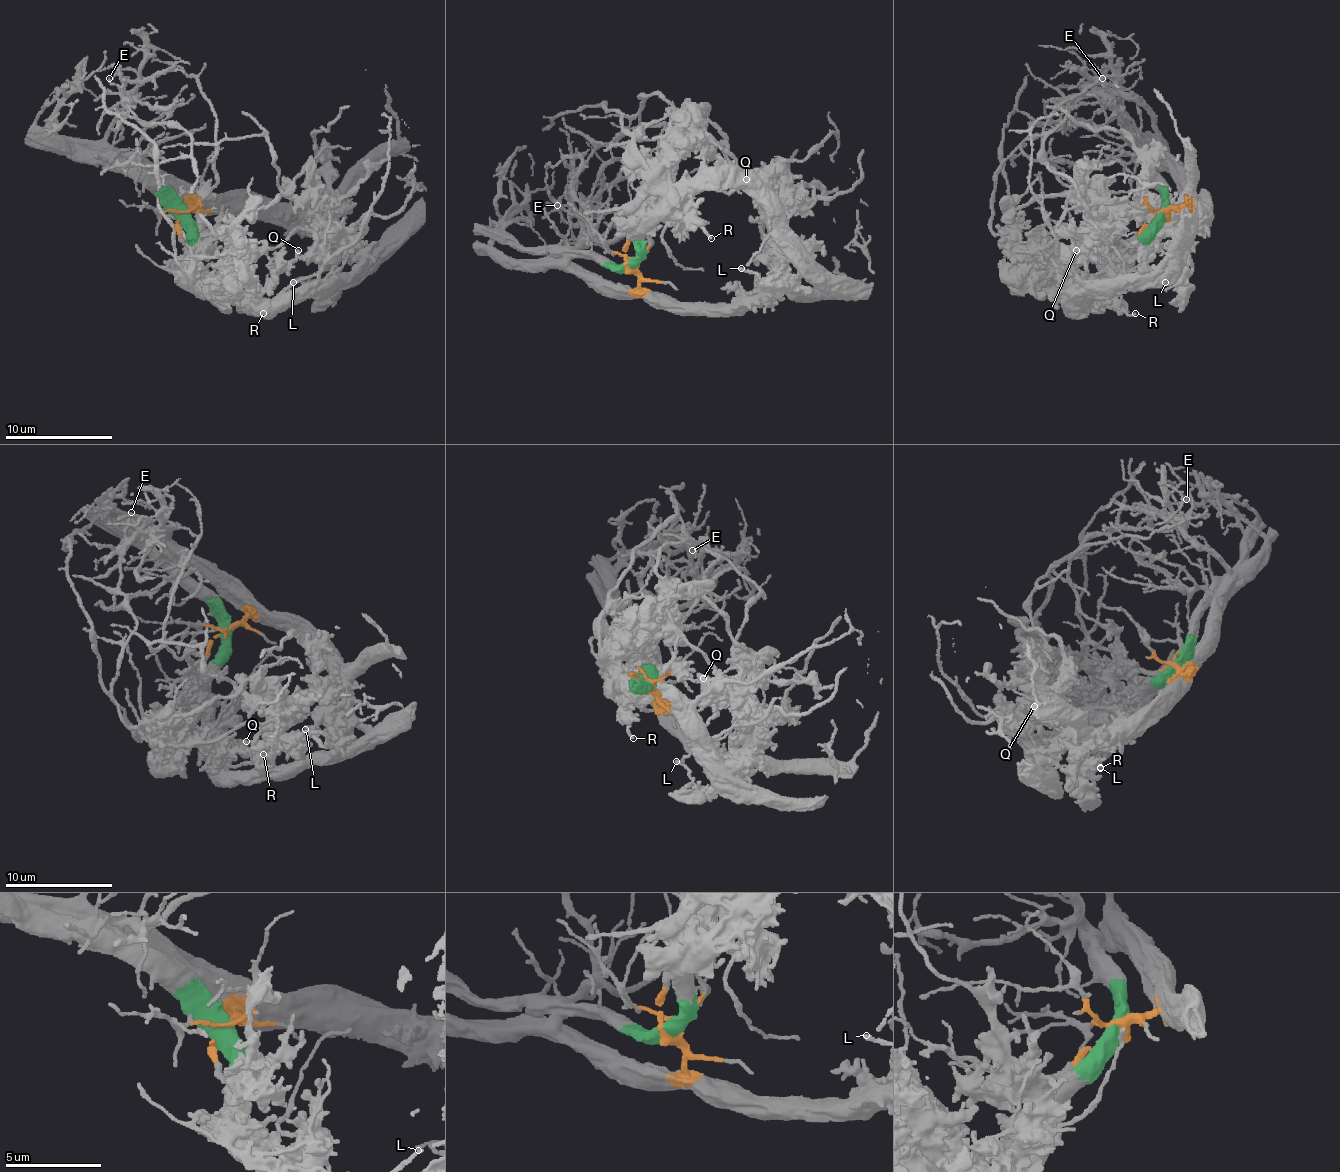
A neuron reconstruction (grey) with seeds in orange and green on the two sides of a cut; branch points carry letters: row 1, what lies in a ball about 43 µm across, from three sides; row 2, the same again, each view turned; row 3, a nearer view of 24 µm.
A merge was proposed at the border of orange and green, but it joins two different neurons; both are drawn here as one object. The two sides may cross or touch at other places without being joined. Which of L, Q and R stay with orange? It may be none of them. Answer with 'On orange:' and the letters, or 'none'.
On orange: L

